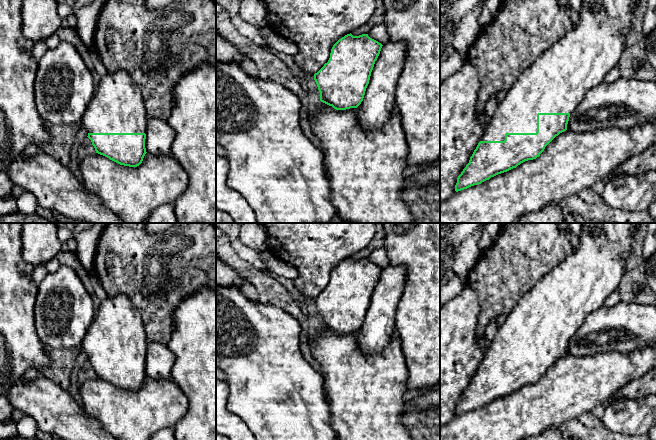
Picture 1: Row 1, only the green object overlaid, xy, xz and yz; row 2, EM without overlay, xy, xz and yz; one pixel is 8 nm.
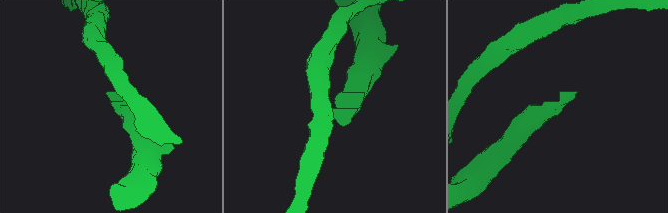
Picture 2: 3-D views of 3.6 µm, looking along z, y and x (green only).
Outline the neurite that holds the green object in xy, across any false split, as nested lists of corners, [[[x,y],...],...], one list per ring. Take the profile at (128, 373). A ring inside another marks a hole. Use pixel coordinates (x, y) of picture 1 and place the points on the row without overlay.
[[[126,295],[101,301],[80,348],[88,357],[96,377],[124,390],[137,391],[145,380],[147,337],[139,311]]]

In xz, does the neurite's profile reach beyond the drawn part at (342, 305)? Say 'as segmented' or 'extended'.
as segmented

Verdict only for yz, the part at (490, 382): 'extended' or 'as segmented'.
extended

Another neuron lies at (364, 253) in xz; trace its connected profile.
[[[366,247],[363,250],[352,255],[351,258],[353,260],[359,260],[359,259],[362,259],[362,258],[367,258],[370,255],[371,252],[372,252],[372,250],[369,249],[368,247]]]

